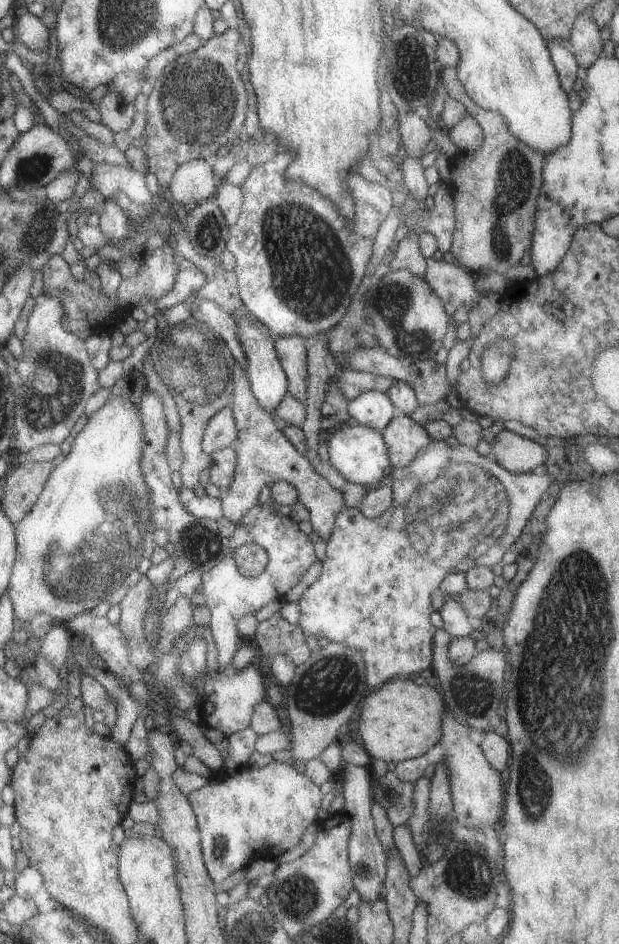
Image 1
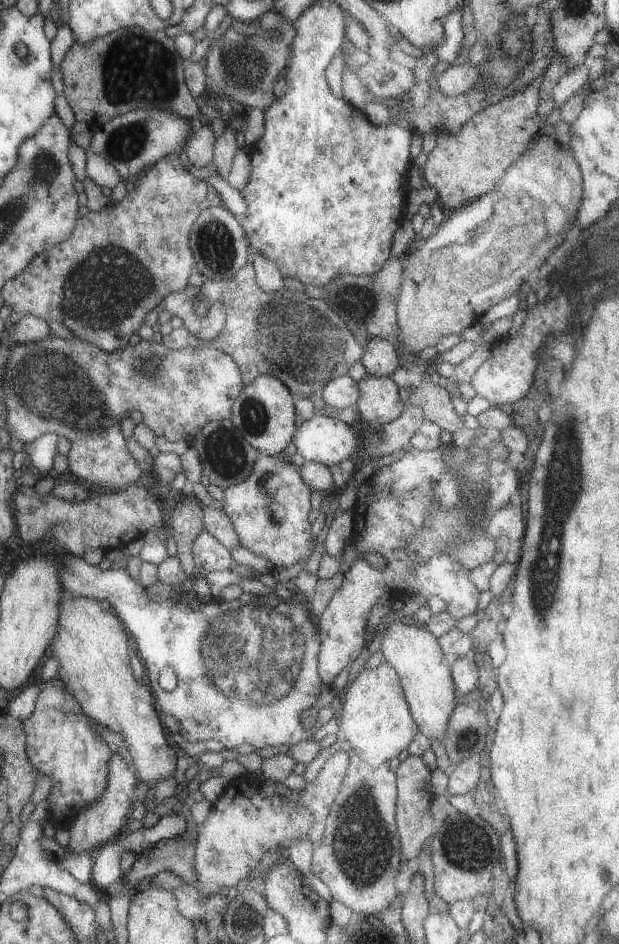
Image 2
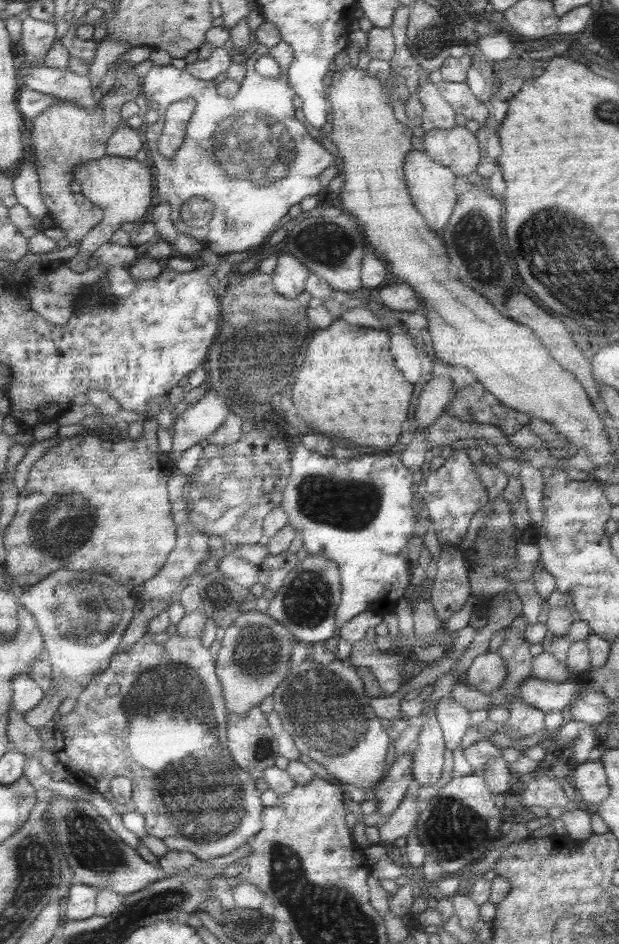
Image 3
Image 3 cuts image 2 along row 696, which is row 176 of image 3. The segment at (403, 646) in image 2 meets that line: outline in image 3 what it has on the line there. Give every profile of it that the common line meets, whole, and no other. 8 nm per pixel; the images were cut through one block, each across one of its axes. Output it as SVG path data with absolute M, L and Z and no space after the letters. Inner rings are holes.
M411 150L405 156L403 174L405 174L407 190L409 190L409 196L411 196L415 210L419 210L419 214L425 218L431 232L435 230L435 234L441 234L445 230L445 226L453 214L453 208L457 204L457 198L459 198L453 190L453 182L457 176L453 174L453 170L445 168L443 164L437 164L425 152L419 152L419 150Z

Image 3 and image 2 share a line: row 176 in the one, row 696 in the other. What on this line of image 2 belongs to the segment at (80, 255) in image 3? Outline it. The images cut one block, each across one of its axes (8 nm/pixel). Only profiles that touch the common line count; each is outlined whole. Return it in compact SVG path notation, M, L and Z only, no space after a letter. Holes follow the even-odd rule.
M69 594L63 596L59 630L47 656L59 660L61 666L57 678L65 684L71 696L77 698L83 714L89 716L91 722L97 722L123 738L131 756L131 768L139 782L147 782L147 786L153 788L155 782L169 776L173 778L179 752L167 746L163 738L151 688L135 676L135 656L129 648L129 634L113 610L103 612L97 600L73 598Z

